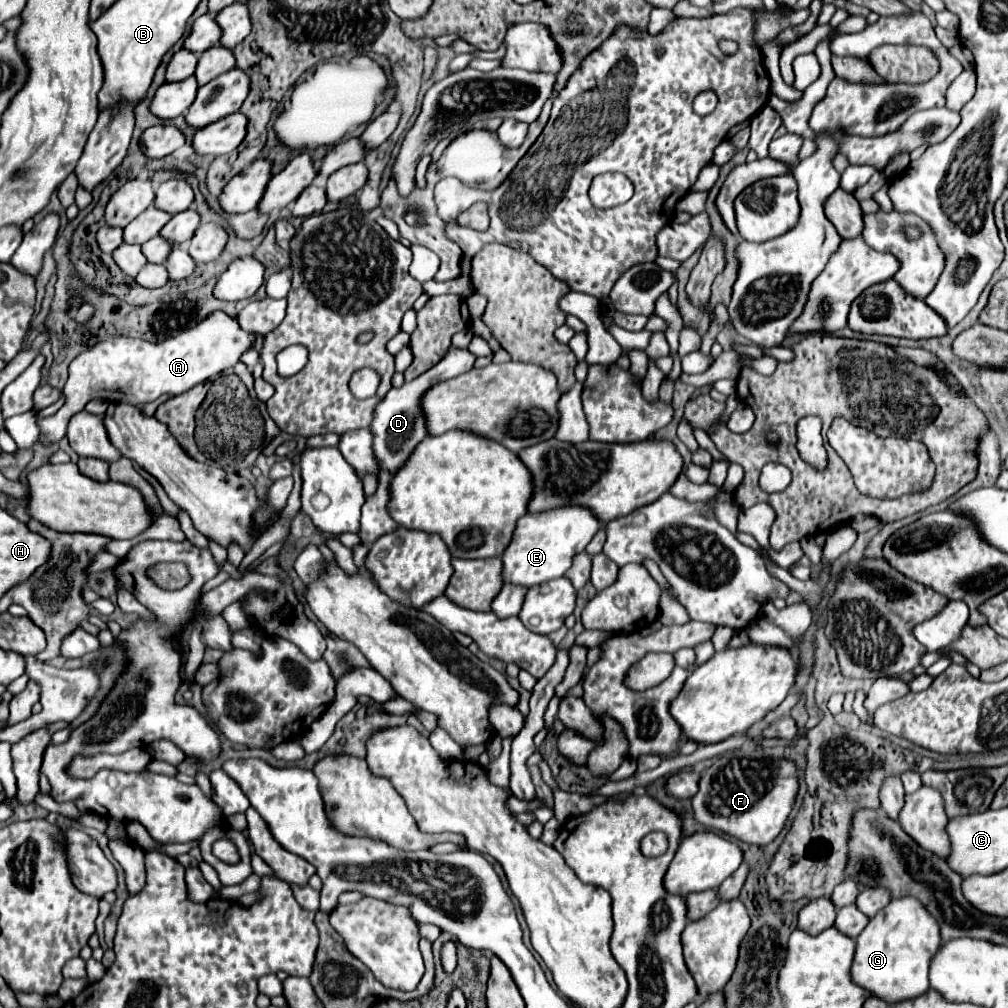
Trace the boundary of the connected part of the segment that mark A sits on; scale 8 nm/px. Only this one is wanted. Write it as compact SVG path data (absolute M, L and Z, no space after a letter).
M223 311L211 313L207 319L199 321L193 329L181 331L163 343L147 343L133 337L115 337L101 341L99 345L83 351L69 365L69 379L63 387L65 405L47 419L41 419L39 441L43 445L57 443L65 437L67 421L73 413L83 411L91 399L103 401L129 401L133 405L155 401L157 397L169 393L185 393L191 387L219 375L223 369L233 367L239 357L251 347L255 335L243 331L233 317Z

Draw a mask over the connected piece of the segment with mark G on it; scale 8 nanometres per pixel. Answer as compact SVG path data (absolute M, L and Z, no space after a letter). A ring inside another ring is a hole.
M913 897L893 899L857 937L857 953L851 969L853 981L885 1001L919 997L929 989L929 963L939 951L939 945L941 937L935 917L931 917Z

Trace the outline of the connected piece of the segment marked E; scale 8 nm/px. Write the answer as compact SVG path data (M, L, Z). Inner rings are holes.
M567 505L563 509L549 509L547 513L527 513L517 521L511 545L503 553L503 579L517 585L541 585L555 577L563 577L577 553L585 551L587 543L599 531L599 519L591 509L581 505Z

